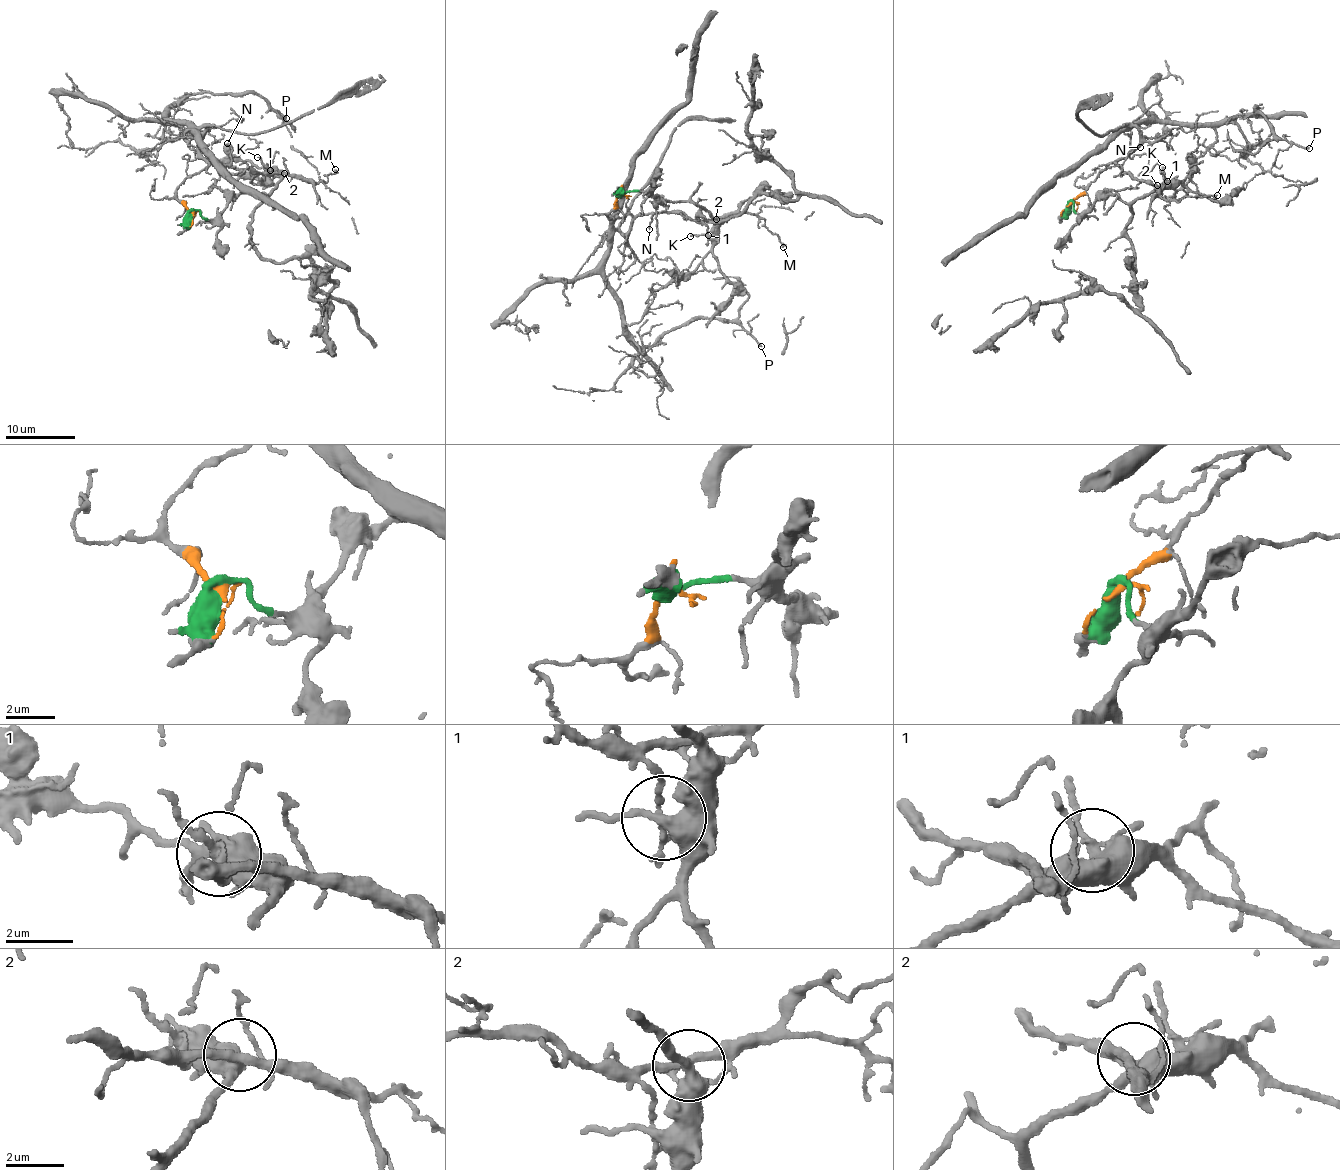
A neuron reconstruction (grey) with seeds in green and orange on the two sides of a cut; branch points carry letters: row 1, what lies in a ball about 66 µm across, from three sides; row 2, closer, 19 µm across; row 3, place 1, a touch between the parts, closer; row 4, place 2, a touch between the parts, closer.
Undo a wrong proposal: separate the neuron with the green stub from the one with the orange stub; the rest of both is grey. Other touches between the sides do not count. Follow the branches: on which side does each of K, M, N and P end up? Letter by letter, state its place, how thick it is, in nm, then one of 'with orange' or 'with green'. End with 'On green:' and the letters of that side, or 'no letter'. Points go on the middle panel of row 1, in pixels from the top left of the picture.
K: at (690, 236); 190 nm thick; with green
M: at (783, 247); 170 nm thick; with orange
N: at (649, 229); 140 nm thick; with orange
P: at (761, 346); 190 nm thick; with orange
On green: K

